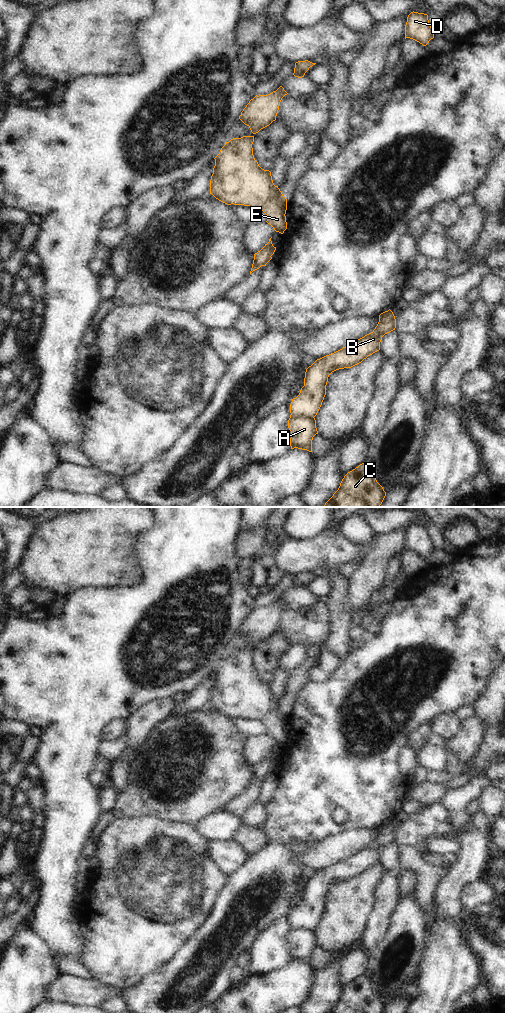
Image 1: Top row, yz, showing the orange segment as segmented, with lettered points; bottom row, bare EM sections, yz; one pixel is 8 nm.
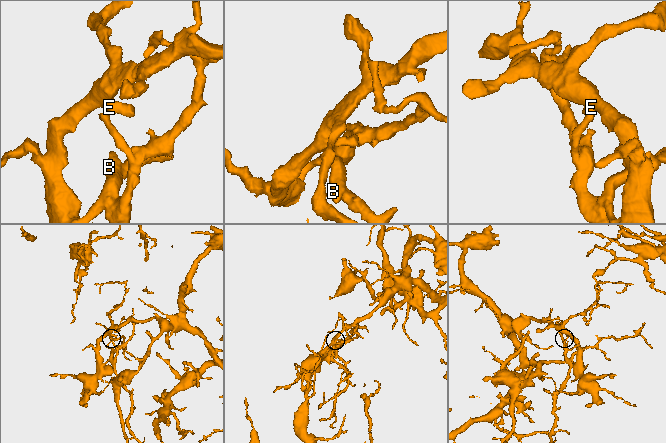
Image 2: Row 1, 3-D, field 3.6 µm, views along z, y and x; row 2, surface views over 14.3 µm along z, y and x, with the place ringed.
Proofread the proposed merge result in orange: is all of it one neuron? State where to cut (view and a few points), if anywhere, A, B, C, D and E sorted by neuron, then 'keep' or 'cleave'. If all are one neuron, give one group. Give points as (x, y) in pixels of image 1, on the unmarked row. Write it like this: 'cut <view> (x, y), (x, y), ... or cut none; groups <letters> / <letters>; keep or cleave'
cut yz (291, 925), (313, 929); groups A / B C D E; cleave

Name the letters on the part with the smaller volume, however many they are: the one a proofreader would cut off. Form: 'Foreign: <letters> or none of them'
Foreign: A

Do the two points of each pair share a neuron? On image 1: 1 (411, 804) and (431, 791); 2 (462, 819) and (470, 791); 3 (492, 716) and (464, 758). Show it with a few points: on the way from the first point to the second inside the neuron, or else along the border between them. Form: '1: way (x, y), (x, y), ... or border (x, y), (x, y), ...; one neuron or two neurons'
1: way (416, 799), (426, 793); one neuron
2: way (460, 812), (460, 801), (463, 798); one neuron
3: border (475, 715), (483, 724), (483, 741), (477, 752); two neurons

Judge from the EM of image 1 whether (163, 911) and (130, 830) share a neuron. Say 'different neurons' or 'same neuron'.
same neuron

